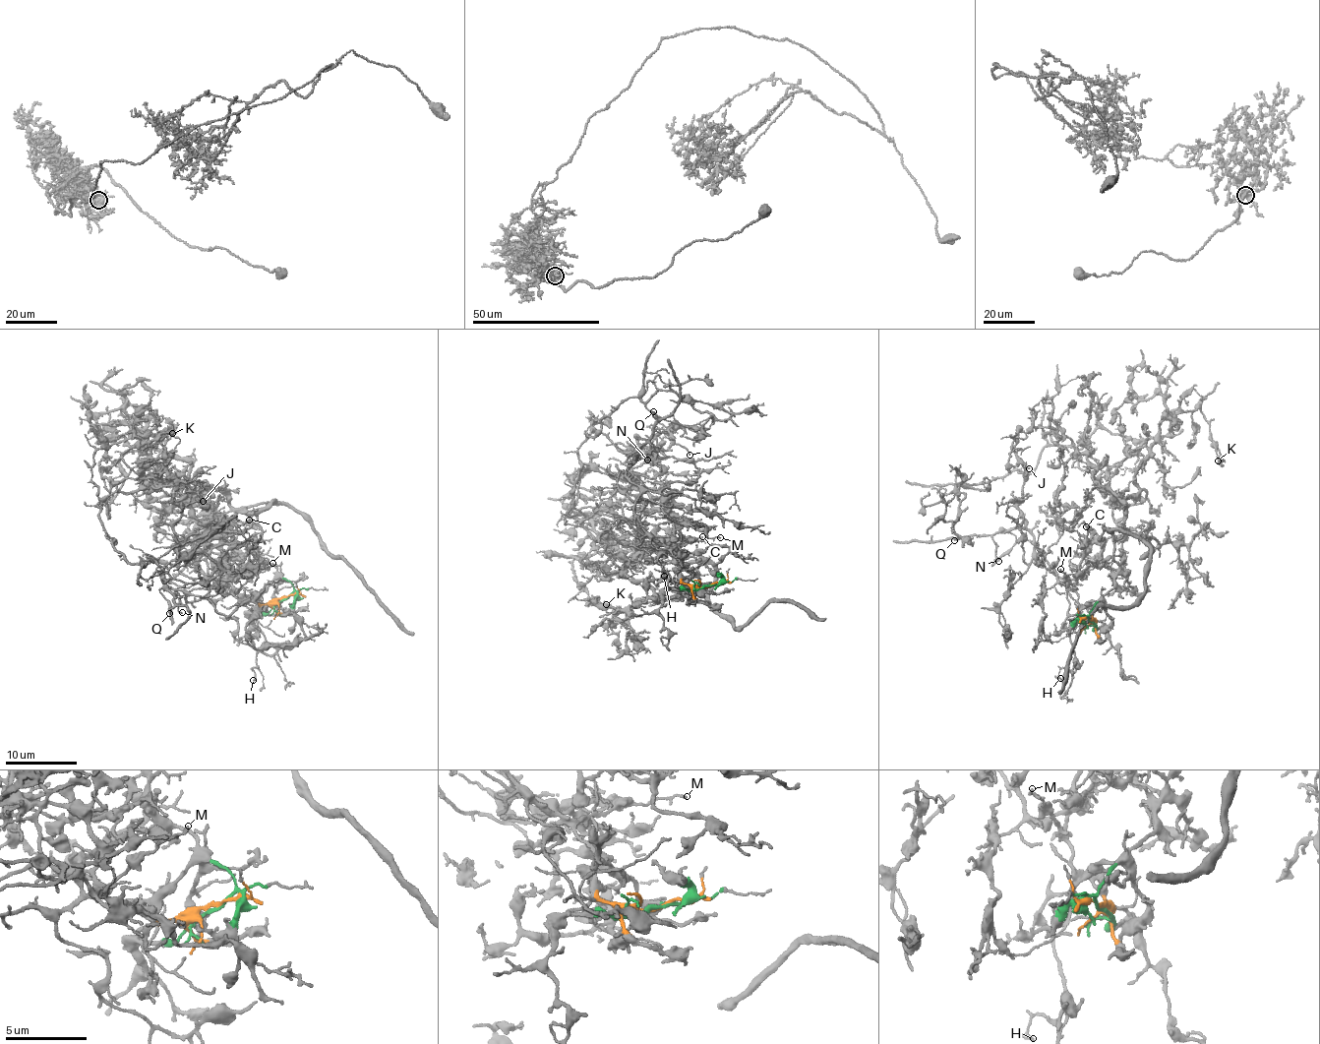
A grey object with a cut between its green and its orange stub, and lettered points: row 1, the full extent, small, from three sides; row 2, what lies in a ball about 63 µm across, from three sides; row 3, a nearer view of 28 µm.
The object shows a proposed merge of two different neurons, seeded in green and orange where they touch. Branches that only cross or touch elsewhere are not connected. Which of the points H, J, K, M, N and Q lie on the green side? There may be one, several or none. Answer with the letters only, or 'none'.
K

